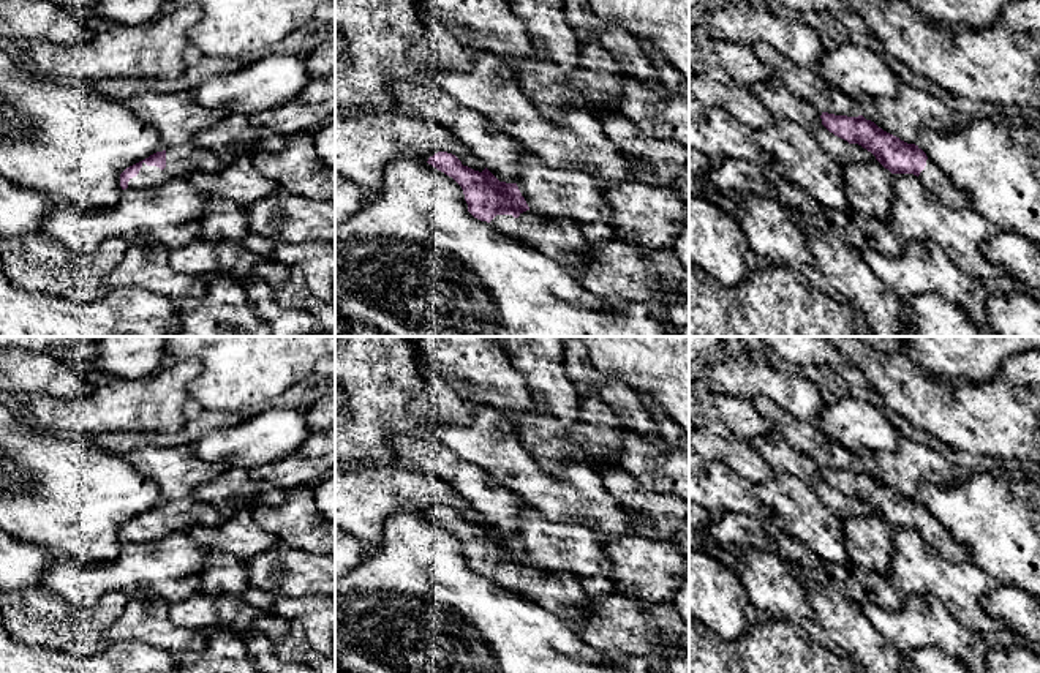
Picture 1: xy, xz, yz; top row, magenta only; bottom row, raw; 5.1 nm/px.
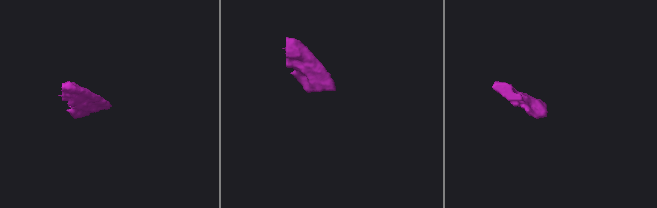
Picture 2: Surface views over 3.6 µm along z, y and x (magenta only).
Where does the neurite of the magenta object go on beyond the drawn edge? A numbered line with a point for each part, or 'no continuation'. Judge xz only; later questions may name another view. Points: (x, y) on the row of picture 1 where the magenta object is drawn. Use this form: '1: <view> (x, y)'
1: xz (561, 240)

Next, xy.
1: xy (179, 161)

